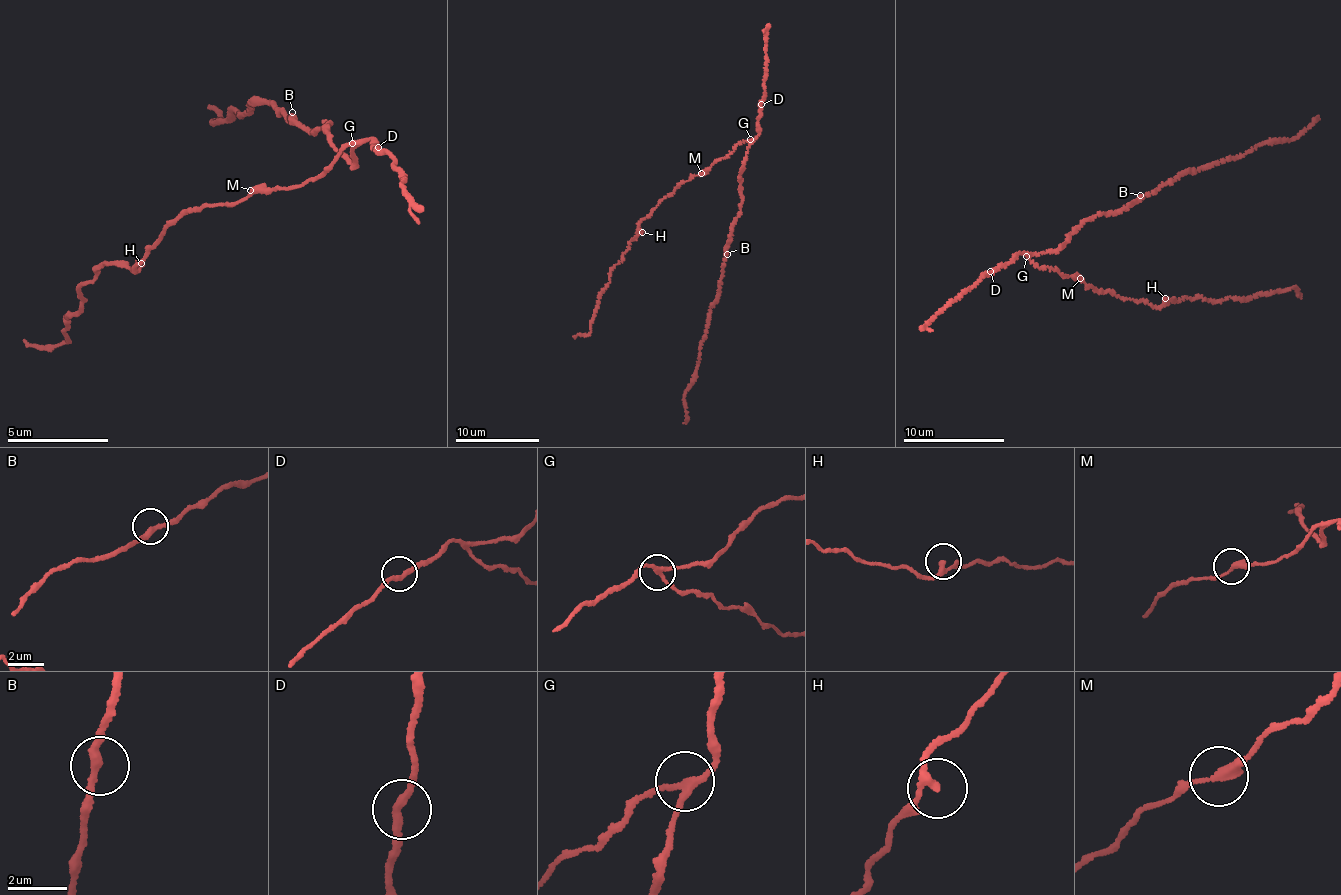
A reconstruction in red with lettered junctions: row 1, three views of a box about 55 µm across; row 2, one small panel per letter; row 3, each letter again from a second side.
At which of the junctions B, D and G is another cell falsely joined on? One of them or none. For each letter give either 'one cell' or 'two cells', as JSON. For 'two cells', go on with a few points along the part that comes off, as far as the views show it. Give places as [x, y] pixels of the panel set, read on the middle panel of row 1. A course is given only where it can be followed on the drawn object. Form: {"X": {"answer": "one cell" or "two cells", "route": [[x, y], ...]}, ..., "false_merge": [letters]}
{"B": {"answer": "one cell"}, "D": {"answer": "one cell"}, "G": {"answer": "two cells", "route": [[750, 139], [677, 183], [639, 224], [600, 294], [591, 330], [575, 338]]}, "false_merge": ["G"]}

